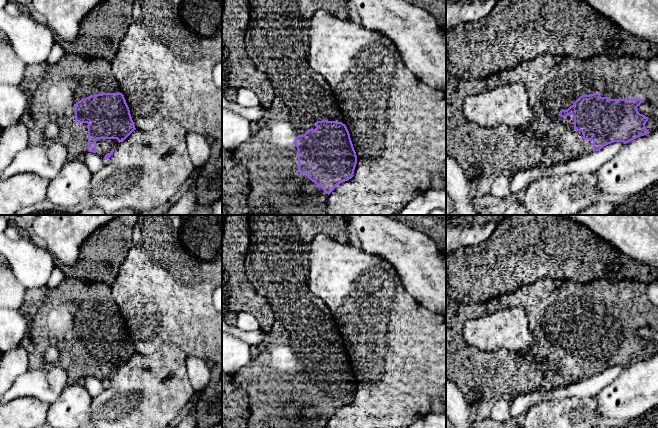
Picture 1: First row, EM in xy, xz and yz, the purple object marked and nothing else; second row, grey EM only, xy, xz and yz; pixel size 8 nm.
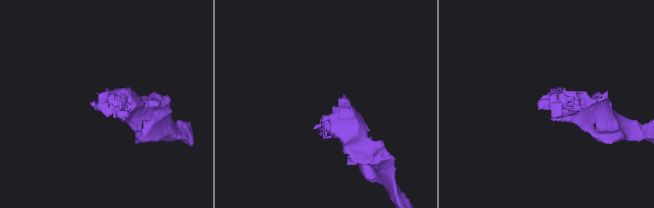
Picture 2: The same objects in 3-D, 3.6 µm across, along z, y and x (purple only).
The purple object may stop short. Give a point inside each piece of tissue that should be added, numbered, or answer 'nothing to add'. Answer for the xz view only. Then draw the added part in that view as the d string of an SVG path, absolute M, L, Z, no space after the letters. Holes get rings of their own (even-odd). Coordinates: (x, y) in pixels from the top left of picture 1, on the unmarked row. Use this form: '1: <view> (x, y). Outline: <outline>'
1: xz (277, 266). Outline: M249 215L249 231L250 244L244 272L258 294L267 300L273 313L273 324L262 344L253 348L251 361L240 368L233 379L249 397L251 415L248 428L298 428L285 416L285 406L296 402L316 408L298 395L298 374L293 366L298 359L304 359L311 352L315 353L317 345L326 343L345 348L333 314L324 301L309 288L308 254L314 238L319 235L325 235L341 244L349 244L349 225L344 215Z

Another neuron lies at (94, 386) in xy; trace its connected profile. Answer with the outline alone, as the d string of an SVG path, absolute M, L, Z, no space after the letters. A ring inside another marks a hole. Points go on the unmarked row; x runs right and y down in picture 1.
M88 376L85 379L85 388L93 398L102 392L105 385L106 384L99 380L97 377Z

